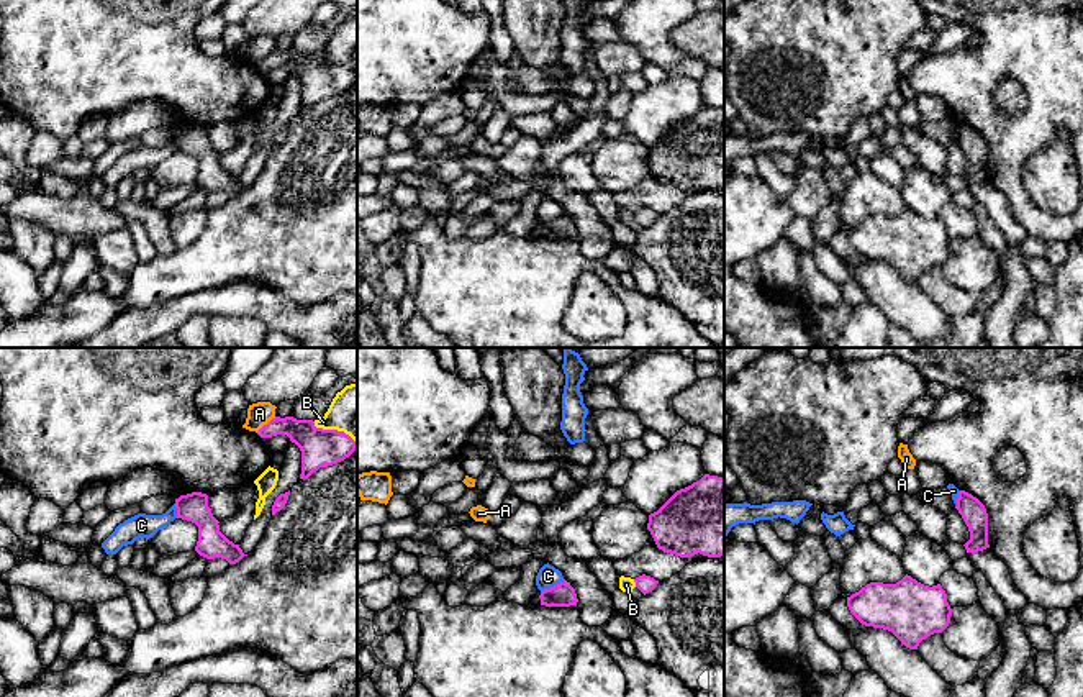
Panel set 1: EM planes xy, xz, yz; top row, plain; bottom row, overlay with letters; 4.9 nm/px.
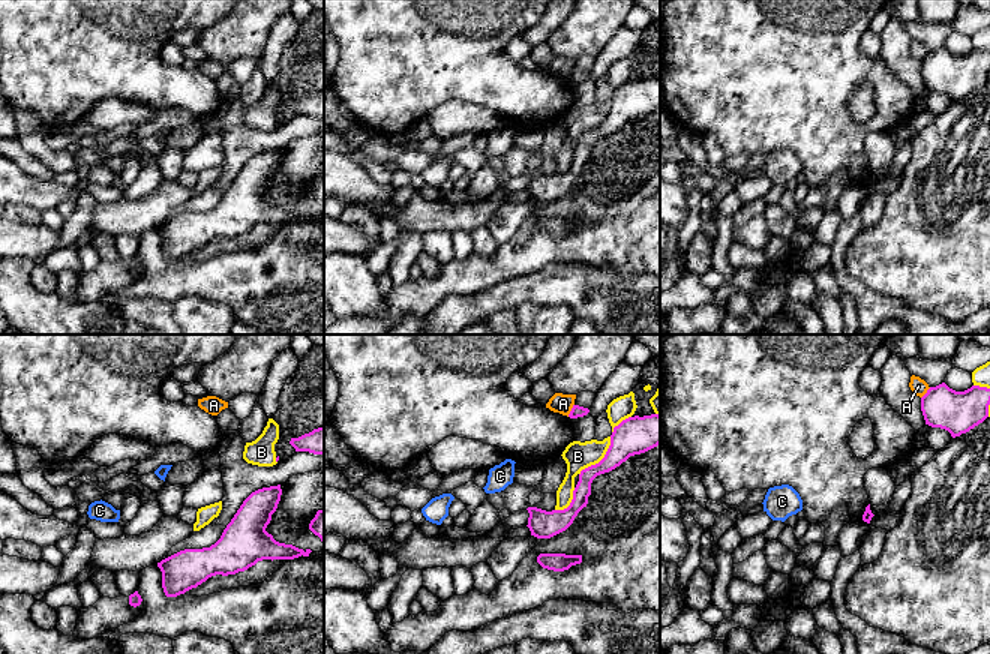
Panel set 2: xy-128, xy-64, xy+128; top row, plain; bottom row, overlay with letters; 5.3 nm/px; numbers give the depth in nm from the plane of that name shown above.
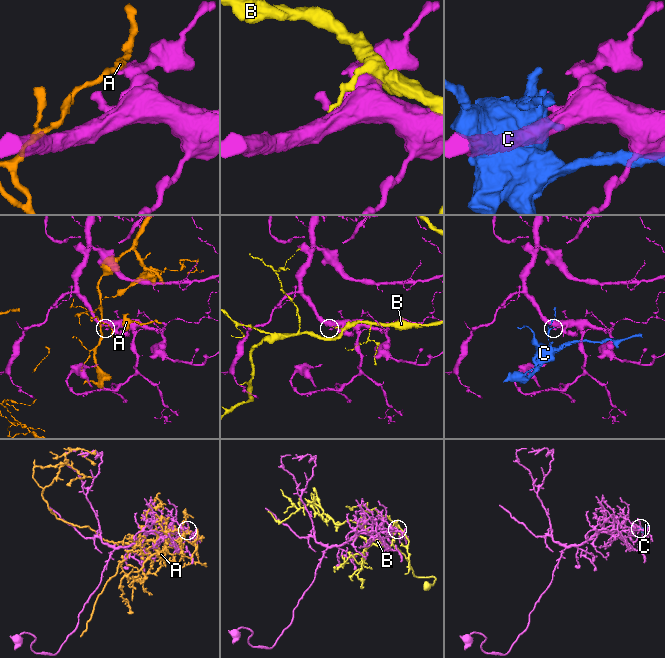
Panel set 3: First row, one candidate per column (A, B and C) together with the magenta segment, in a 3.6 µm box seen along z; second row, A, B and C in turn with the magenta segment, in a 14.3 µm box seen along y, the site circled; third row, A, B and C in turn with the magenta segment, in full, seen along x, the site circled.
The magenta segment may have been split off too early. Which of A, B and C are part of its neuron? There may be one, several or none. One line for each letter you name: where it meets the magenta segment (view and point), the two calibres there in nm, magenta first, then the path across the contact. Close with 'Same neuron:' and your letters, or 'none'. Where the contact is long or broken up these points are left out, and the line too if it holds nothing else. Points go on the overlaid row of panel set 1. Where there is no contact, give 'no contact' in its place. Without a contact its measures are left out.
Same neuron: none

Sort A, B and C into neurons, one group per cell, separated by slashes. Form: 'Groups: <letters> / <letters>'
Groups: A / B / C

